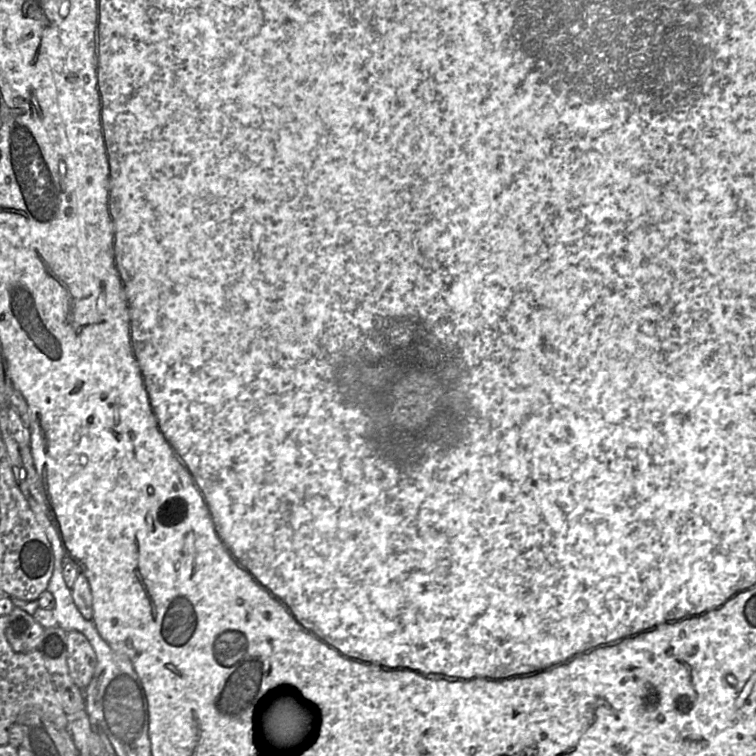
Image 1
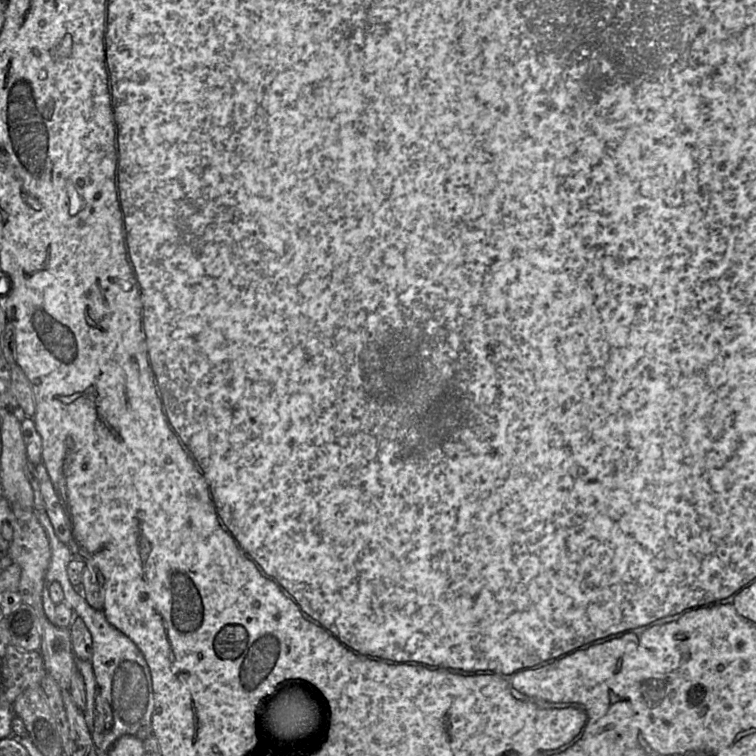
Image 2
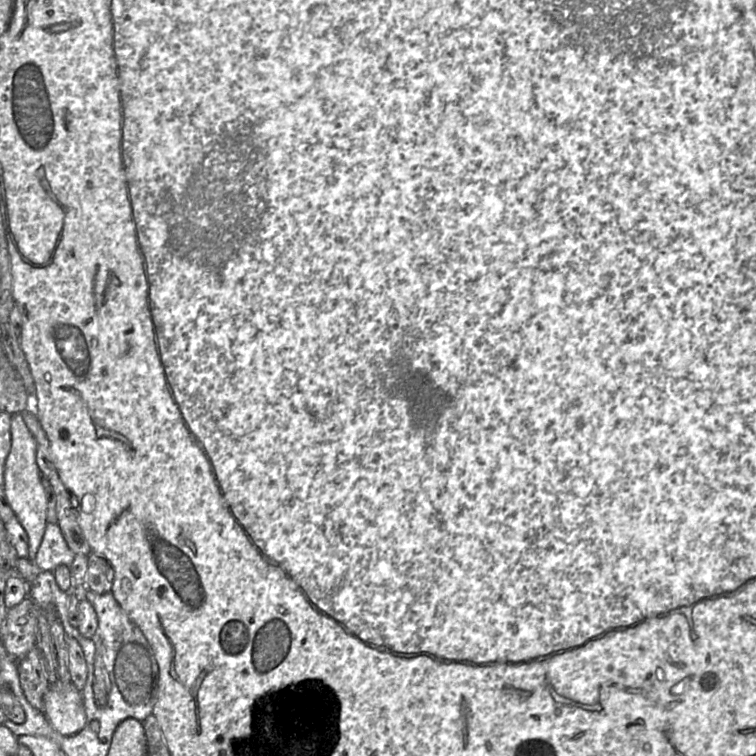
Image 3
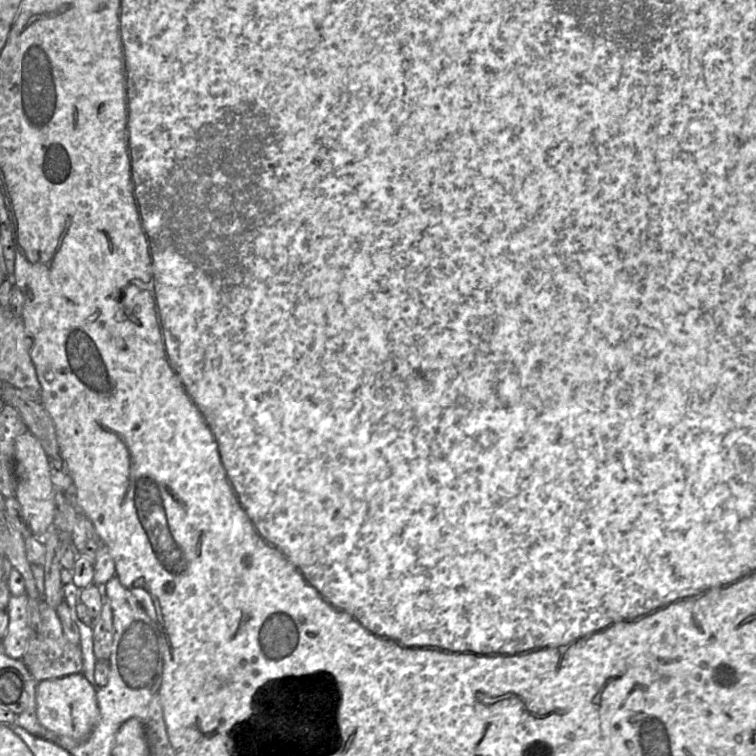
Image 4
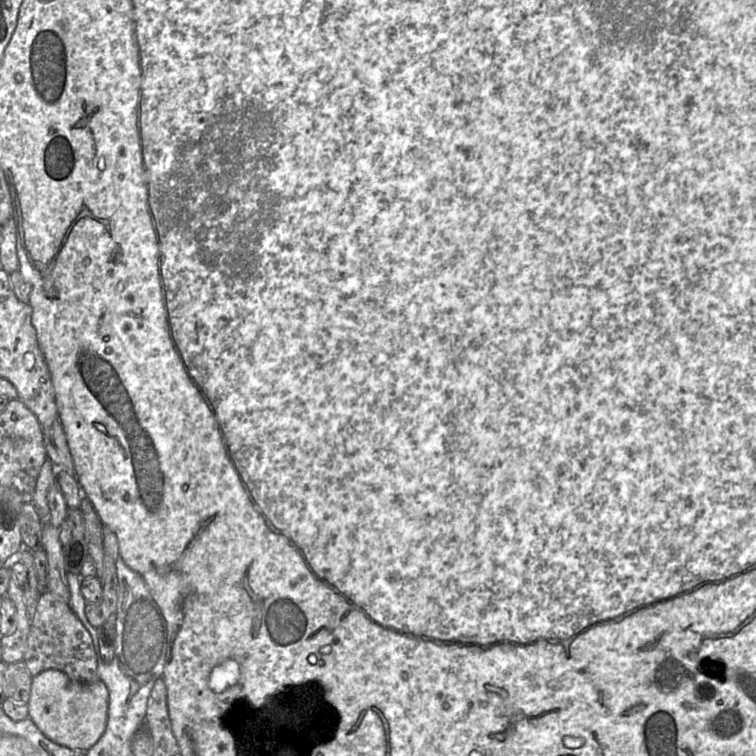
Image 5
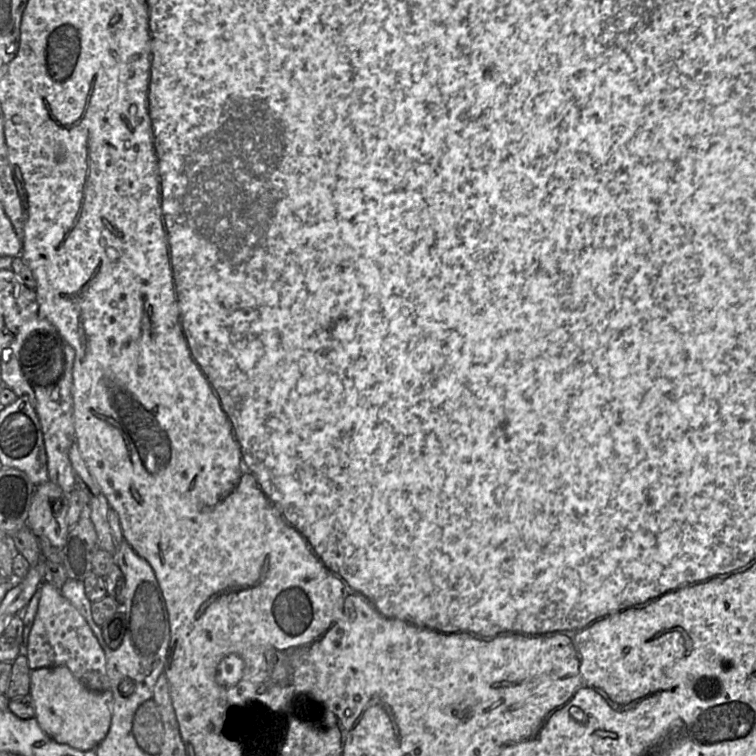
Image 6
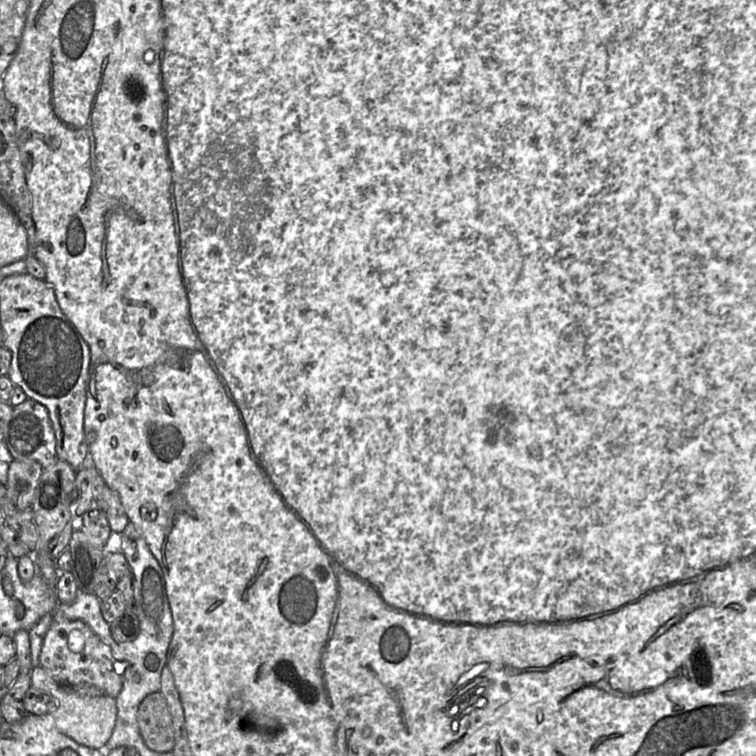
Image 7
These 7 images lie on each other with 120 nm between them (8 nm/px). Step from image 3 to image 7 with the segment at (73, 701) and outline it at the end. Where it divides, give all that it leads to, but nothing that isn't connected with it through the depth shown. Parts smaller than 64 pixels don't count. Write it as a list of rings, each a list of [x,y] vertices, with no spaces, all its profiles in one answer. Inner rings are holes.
[[[42,666],[33,667],[30,671],[31,686],[46,691],[51,697],[49,713],[54,717],[56,727],[75,742],[93,749],[101,749],[110,739],[117,716],[116,700],[90,687],[73,687],[59,683]]]

